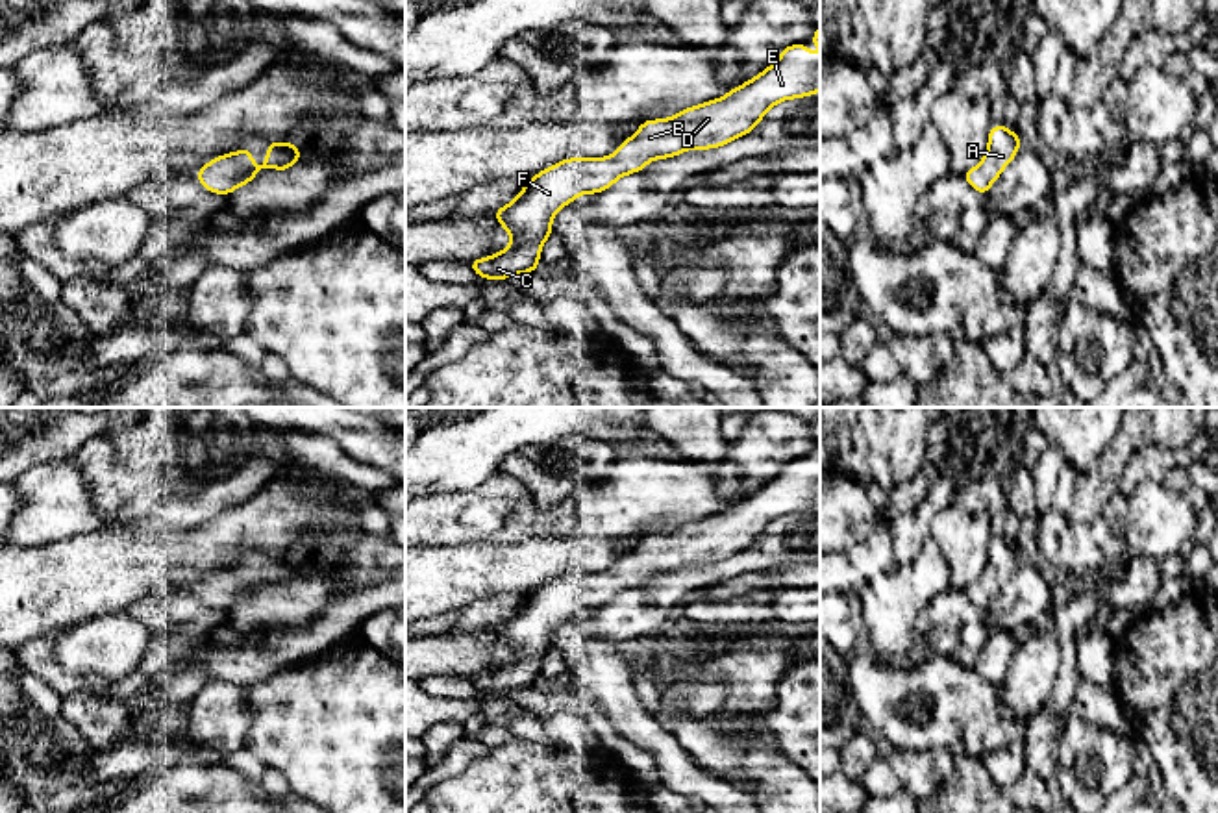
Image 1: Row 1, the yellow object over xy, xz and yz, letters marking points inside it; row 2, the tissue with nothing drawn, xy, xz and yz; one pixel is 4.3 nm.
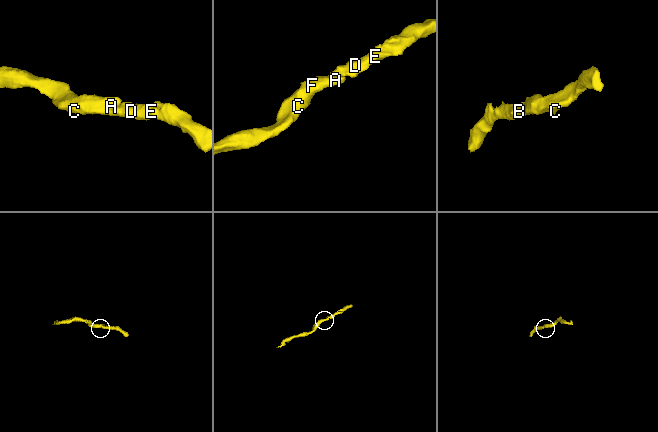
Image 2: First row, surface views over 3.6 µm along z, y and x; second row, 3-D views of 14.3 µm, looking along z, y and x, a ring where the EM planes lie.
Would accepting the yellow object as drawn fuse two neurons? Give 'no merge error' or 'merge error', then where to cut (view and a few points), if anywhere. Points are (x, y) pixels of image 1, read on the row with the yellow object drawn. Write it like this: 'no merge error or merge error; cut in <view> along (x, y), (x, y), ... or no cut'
no merge error; no cut

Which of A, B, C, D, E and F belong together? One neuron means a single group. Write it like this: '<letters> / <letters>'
A B C D E F

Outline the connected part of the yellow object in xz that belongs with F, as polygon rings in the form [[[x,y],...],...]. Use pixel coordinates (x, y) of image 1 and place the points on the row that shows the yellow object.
[[[805,43],[781,48],[772,67],[726,96],[687,107],[670,119],[644,120],[611,157],[570,157],[529,178],[511,204],[494,211],[494,219],[509,231],[511,244],[466,265],[485,280],[539,270],[542,244],[552,235],[552,219],[579,194],[602,193],[618,178],[642,170],[652,159],[727,144],[753,131],[777,102],[816,91],[820,54],[807,54]]]

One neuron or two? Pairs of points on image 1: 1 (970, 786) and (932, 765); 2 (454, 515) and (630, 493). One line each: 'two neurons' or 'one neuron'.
1: two neurons
2: one neuron

